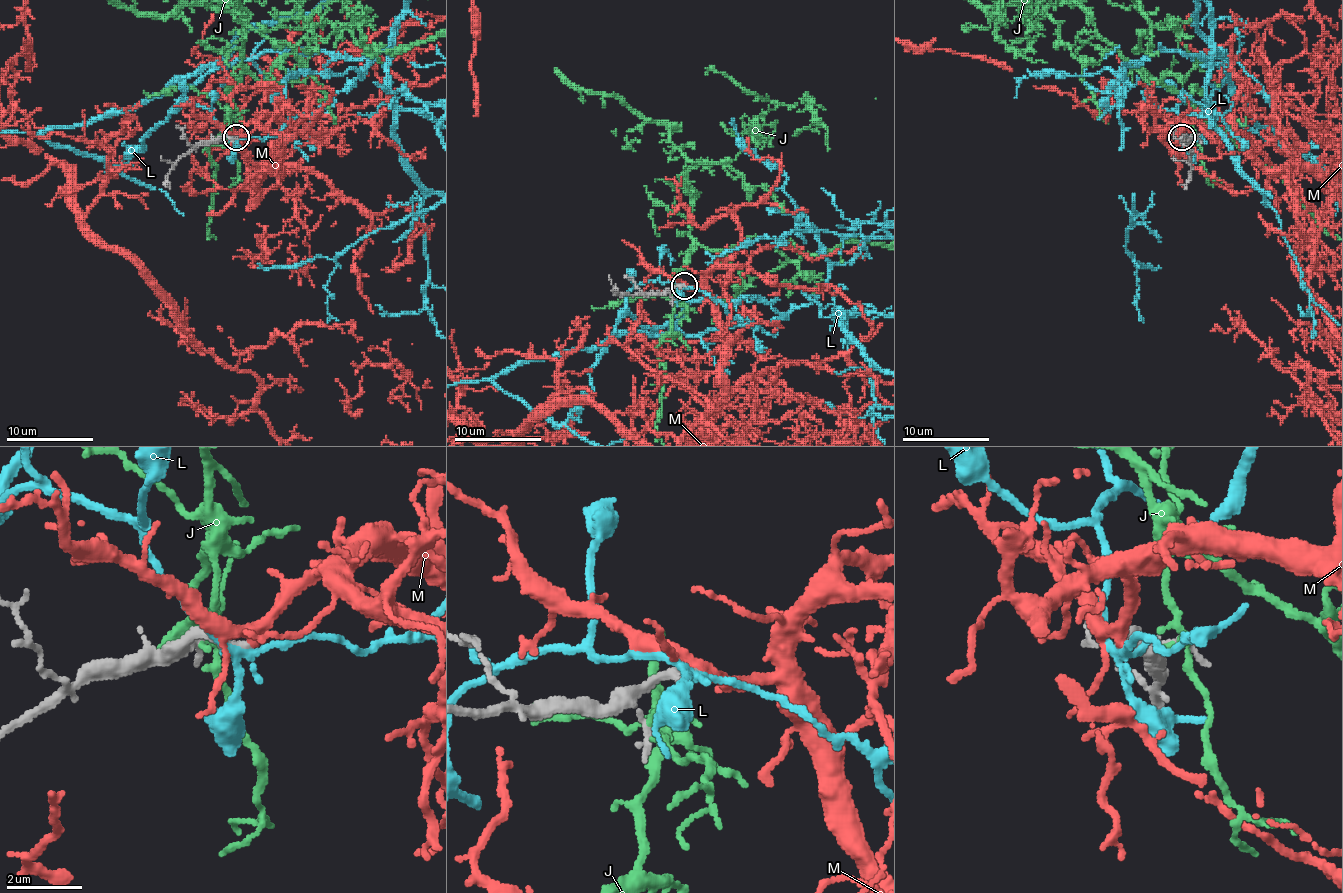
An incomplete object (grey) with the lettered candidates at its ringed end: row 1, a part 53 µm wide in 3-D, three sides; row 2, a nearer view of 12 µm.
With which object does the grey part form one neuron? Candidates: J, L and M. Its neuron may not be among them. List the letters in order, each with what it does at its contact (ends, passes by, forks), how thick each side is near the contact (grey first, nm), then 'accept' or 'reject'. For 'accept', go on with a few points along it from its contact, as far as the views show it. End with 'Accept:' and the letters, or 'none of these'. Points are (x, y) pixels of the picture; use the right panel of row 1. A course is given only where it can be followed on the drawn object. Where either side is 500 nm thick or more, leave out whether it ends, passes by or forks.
J: it passes by | 240/190 nm | reject
L: it forks | 260/200 nm | reject
M: it forks | 240/260 nm | accept
Accept: M

